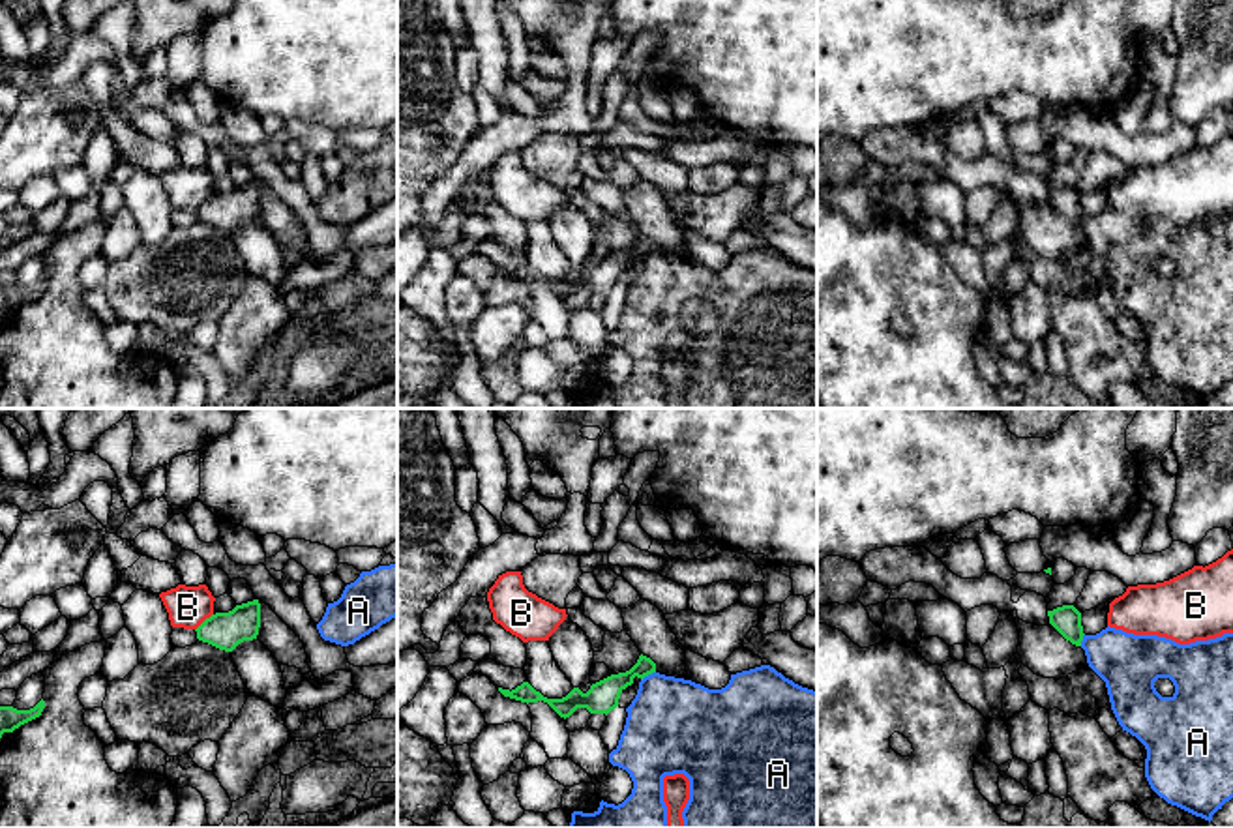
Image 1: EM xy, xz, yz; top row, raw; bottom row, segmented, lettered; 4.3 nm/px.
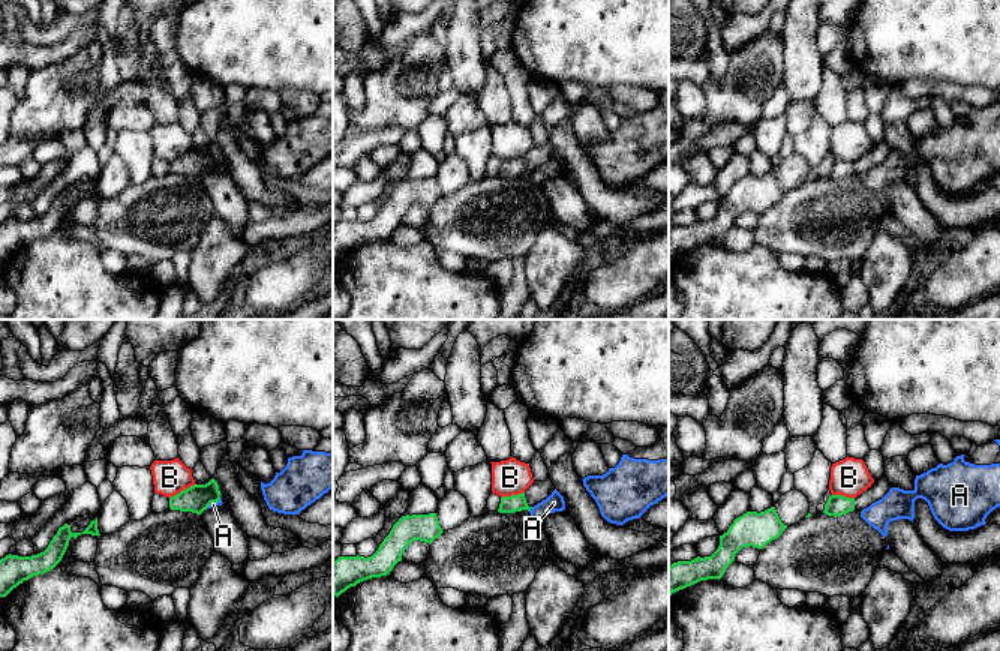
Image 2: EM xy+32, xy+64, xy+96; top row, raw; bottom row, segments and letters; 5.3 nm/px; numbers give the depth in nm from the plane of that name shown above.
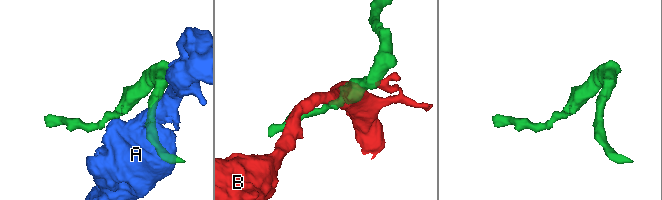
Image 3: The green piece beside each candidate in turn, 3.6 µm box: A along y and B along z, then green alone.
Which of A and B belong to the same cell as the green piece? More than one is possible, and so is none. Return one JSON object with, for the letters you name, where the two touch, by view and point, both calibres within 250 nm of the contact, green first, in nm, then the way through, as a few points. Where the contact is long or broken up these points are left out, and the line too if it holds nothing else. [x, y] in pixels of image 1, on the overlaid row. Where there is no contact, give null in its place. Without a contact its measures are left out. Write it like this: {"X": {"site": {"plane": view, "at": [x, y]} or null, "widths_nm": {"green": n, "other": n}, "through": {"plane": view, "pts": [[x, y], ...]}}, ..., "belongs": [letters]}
{"belongs": []}

